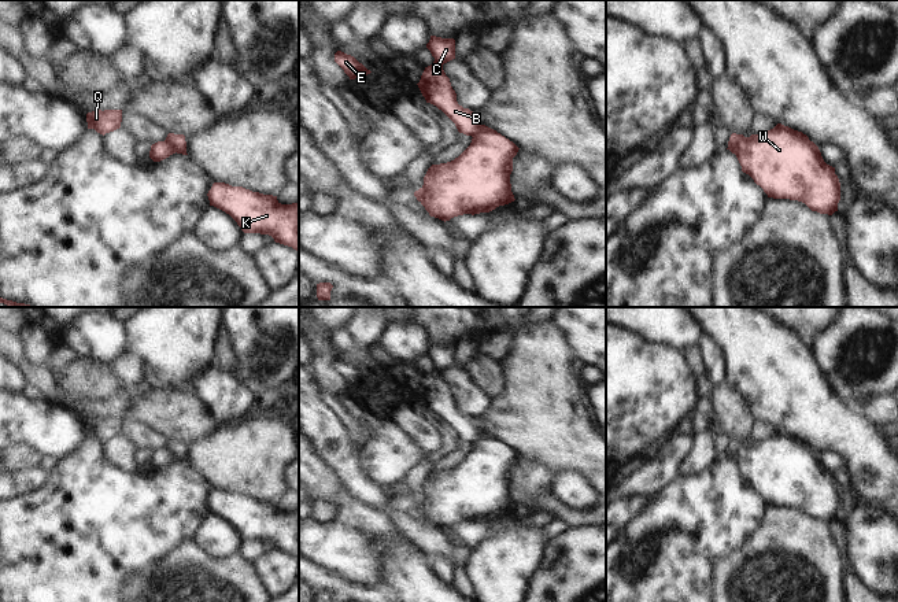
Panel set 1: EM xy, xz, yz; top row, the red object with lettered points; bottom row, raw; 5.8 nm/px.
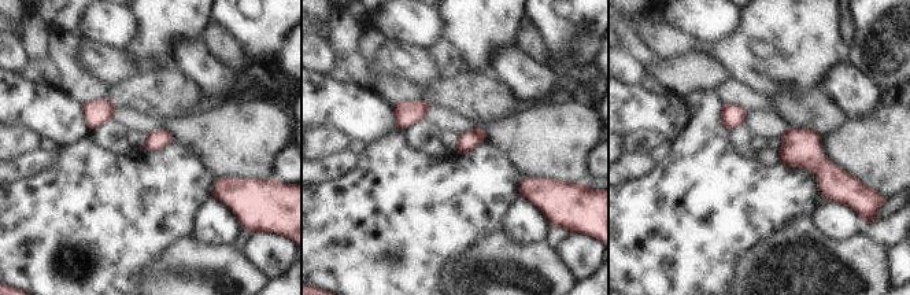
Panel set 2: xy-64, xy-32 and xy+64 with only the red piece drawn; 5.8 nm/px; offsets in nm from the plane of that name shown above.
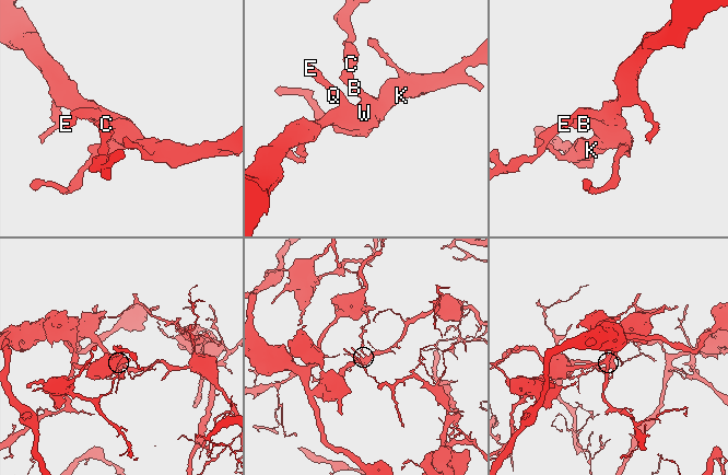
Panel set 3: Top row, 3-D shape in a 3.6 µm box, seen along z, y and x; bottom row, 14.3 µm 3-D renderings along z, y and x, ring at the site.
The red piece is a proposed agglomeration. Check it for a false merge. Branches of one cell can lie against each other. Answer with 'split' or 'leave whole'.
split

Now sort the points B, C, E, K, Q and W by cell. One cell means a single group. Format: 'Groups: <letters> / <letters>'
Groups: B C / E K Q W

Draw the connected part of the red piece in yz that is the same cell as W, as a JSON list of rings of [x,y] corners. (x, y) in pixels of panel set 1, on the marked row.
[[[777,123],[773,129],[762,134],[751,134],[750,137],[732,133],[728,147],[736,151],[736,158],[742,166],[742,171],[749,174],[754,182],[764,189],[768,197],[798,200],[805,203],[812,211],[820,214],[832,215],[838,211],[840,182],[835,174],[835,167],[824,162],[818,147],[802,132]]]

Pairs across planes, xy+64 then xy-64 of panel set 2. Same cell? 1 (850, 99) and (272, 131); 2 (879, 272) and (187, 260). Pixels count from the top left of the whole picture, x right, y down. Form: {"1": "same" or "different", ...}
{"1": "different", "2": "same"}

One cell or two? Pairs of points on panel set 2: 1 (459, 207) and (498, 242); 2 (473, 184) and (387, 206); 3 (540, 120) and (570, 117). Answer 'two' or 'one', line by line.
1: two
2: one
3: one

